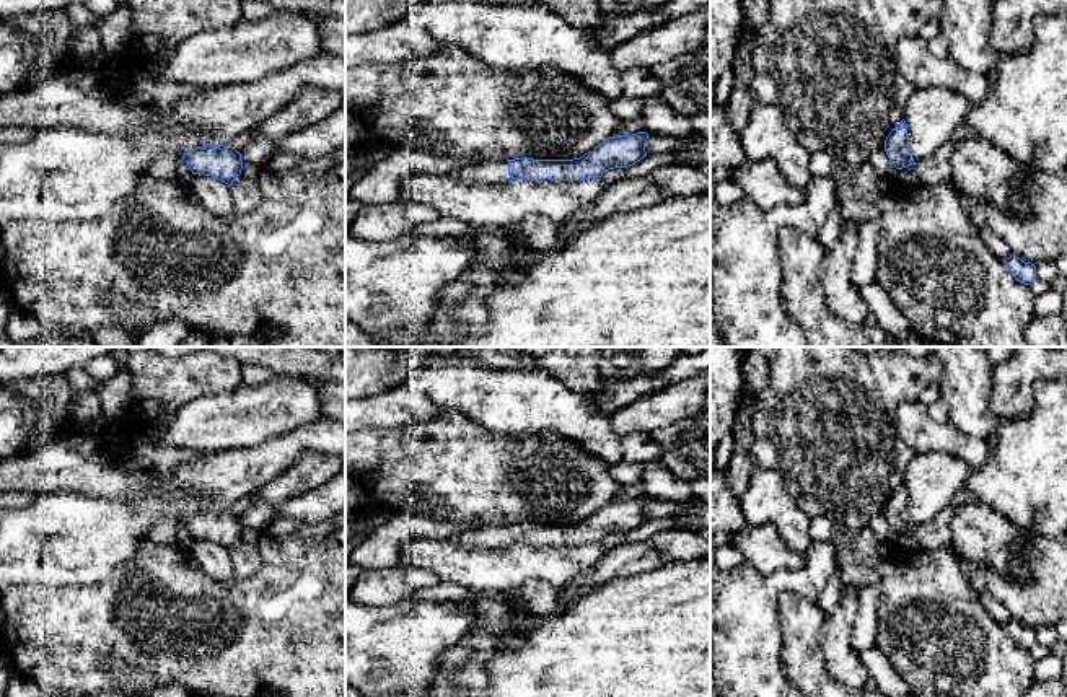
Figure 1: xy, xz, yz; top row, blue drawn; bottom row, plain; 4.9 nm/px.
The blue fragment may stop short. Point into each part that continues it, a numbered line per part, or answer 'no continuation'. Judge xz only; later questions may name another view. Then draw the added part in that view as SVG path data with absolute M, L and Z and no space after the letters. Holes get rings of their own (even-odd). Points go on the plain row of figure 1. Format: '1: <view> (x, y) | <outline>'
1: xz (492, 536) | M487 524L448 539L477 549L503 549L512 546L508 541L508 524Z

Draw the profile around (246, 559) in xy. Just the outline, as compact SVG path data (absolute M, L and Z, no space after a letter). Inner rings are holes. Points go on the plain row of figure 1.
M238 541L230 550L235 568L235 580L248 580L261 568L261 552L257 544Z

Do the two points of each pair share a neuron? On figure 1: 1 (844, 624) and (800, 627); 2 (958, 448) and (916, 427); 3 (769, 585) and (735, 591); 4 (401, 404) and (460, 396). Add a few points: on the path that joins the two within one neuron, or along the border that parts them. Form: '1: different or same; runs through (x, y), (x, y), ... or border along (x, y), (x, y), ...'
1: different; border along (826, 614), (820, 629), (823, 663)
2: same; runs through (948, 438), (926, 435)
3: same; runs through (761, 591), (743, 591)
4: different; border along (403, 383), (421, 390), (440, 409)

